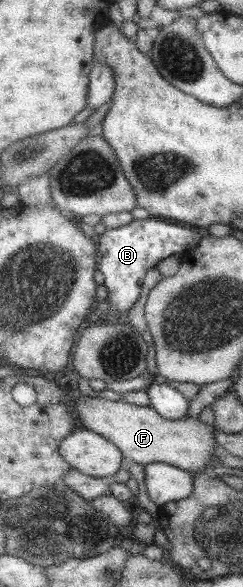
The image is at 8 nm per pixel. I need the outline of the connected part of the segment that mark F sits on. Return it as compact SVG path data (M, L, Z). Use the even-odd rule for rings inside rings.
M84 395L71 401L70 407L73 407L72 412L77 413L76 419L85 429L113 442L119 448L124 461L135 462L141 466L147 466L151 462L165 463L193 474L205 471L214 463L215 426L202 423L198 418L185 416L181 419L168 420L147 405L133 405L121 399L111 401Z

